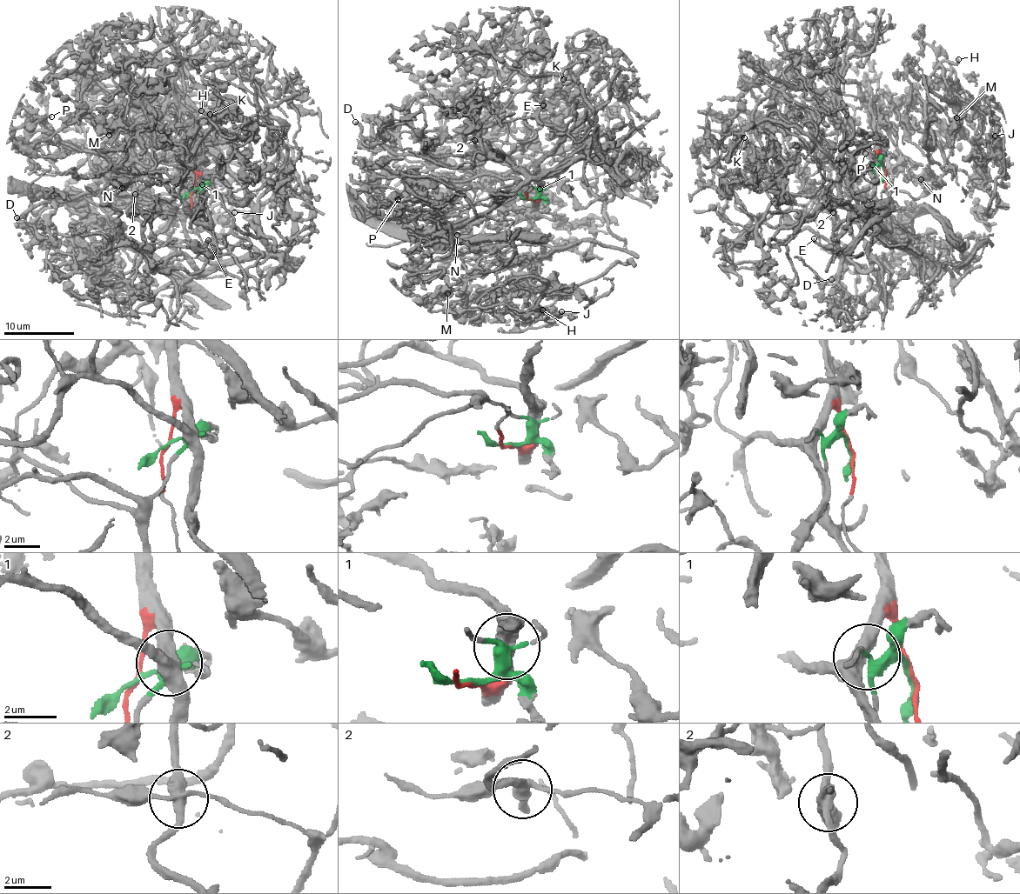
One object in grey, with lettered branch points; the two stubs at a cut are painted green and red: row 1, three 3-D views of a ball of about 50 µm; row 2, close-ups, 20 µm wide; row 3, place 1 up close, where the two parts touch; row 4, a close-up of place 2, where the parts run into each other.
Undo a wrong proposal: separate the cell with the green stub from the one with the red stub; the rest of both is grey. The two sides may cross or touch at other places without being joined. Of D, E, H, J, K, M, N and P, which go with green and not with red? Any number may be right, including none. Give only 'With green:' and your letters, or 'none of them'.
With green: H, J, K, M, N, P

